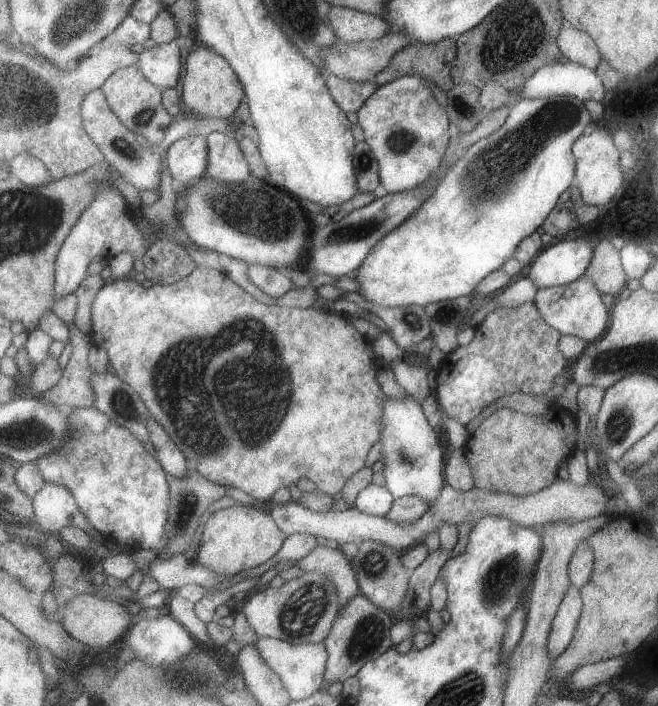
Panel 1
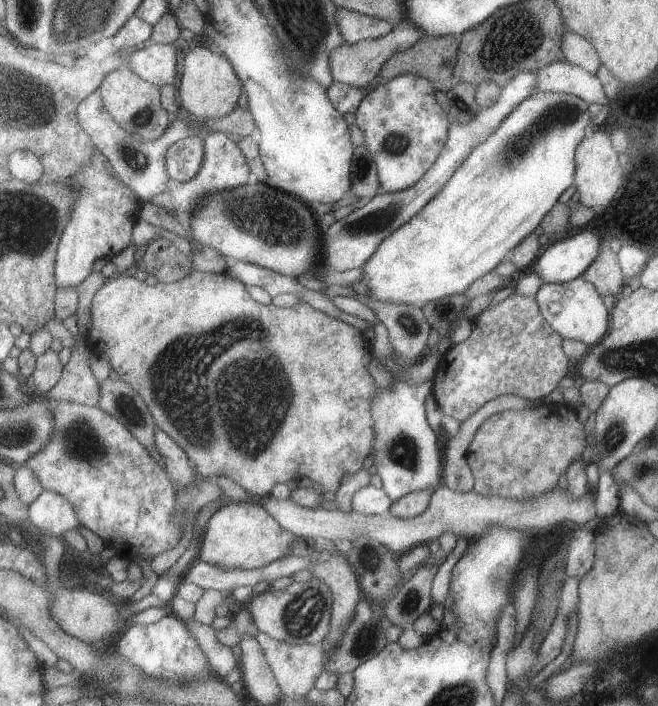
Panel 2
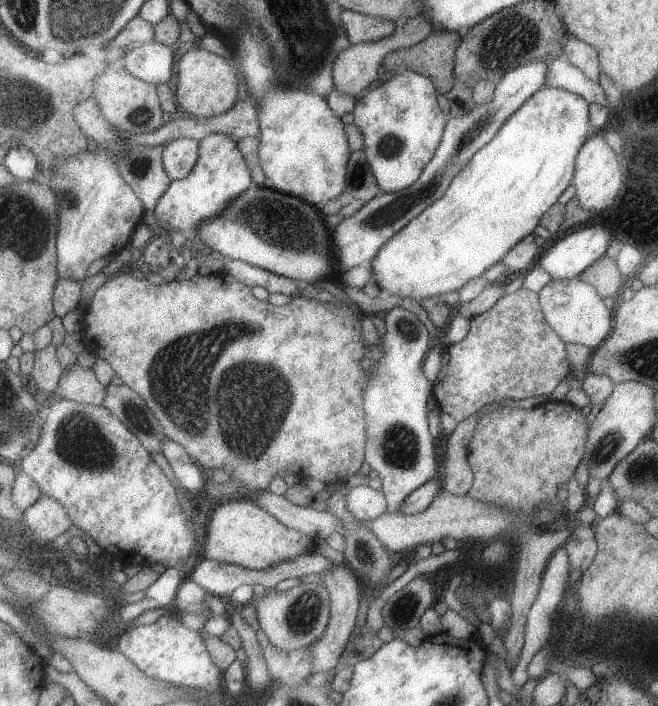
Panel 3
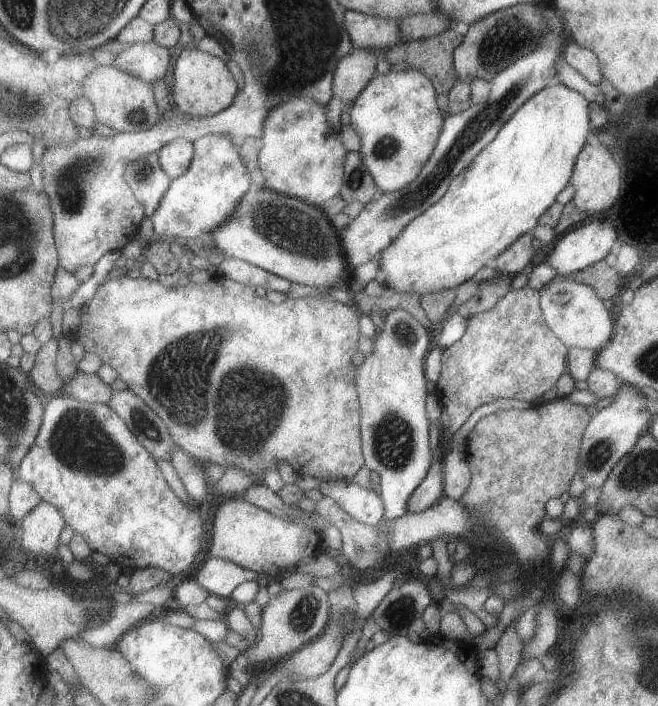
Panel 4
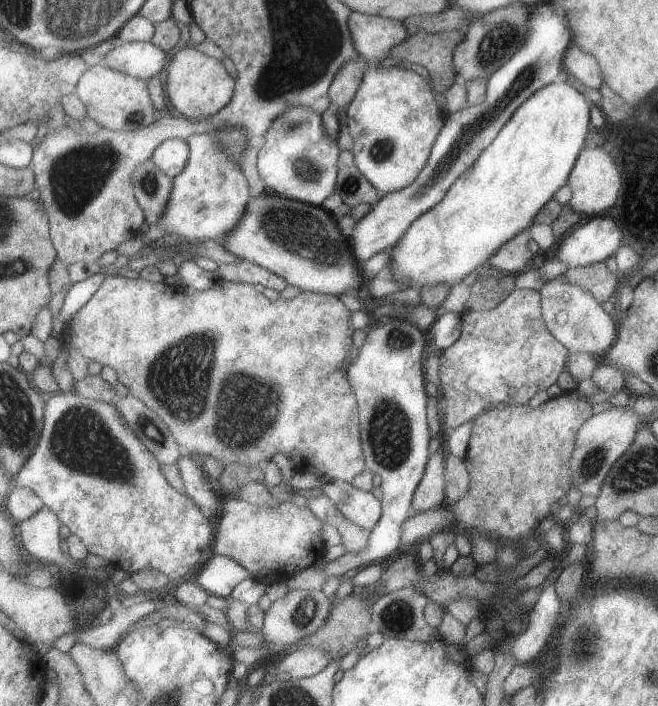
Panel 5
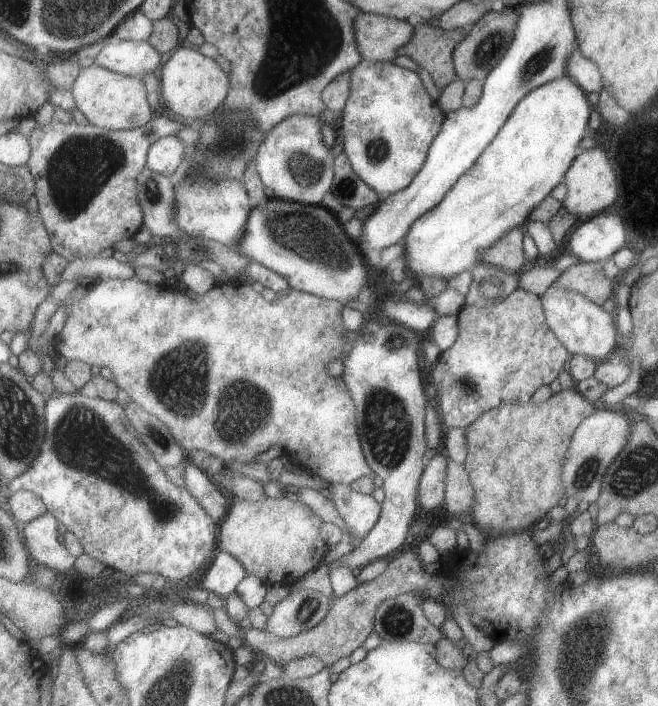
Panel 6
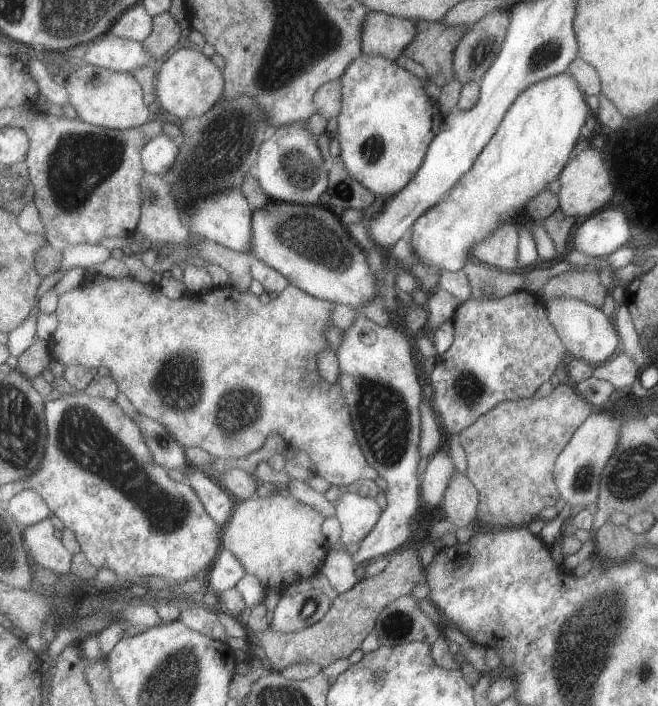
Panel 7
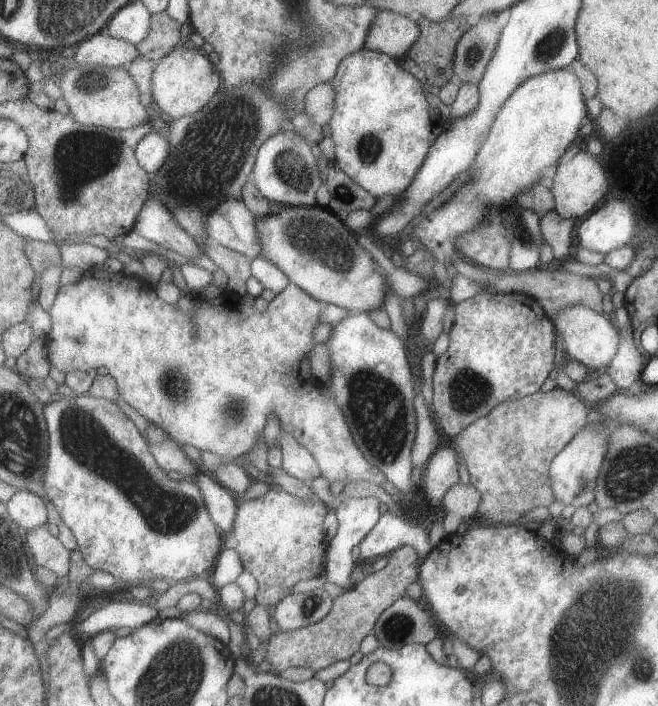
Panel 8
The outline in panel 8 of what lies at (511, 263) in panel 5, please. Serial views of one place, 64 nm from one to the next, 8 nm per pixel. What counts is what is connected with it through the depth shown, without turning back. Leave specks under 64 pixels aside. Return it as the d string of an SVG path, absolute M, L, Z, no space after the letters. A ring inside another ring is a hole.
M488 206L488 214L476 226L476 230L460 236L460 240L456 242L456 248L466 259L484 268L509 270L510 240L506 238L502 216L494 206Z

